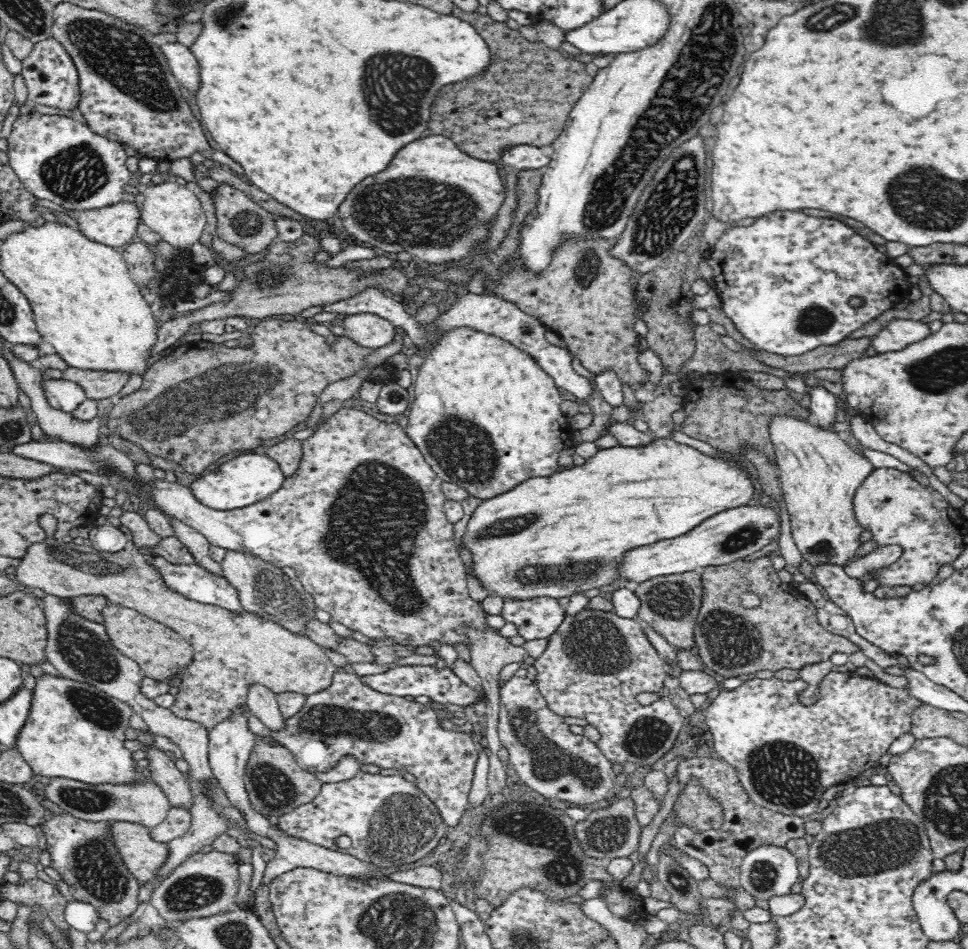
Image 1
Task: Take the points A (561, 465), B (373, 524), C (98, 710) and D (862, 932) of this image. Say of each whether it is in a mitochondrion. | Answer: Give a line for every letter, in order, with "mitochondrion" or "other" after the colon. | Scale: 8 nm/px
A: other
B: mitochondrion
C: mitochondrion
D: other

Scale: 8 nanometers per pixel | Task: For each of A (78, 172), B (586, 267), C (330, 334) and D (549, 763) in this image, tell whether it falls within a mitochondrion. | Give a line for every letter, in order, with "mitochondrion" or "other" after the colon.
A: mitochondrion
B: mitochondrion
C: other
D: mitochondrion

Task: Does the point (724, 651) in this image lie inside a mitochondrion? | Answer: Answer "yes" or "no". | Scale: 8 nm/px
yes

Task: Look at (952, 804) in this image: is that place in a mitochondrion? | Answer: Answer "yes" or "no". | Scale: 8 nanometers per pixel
yes

